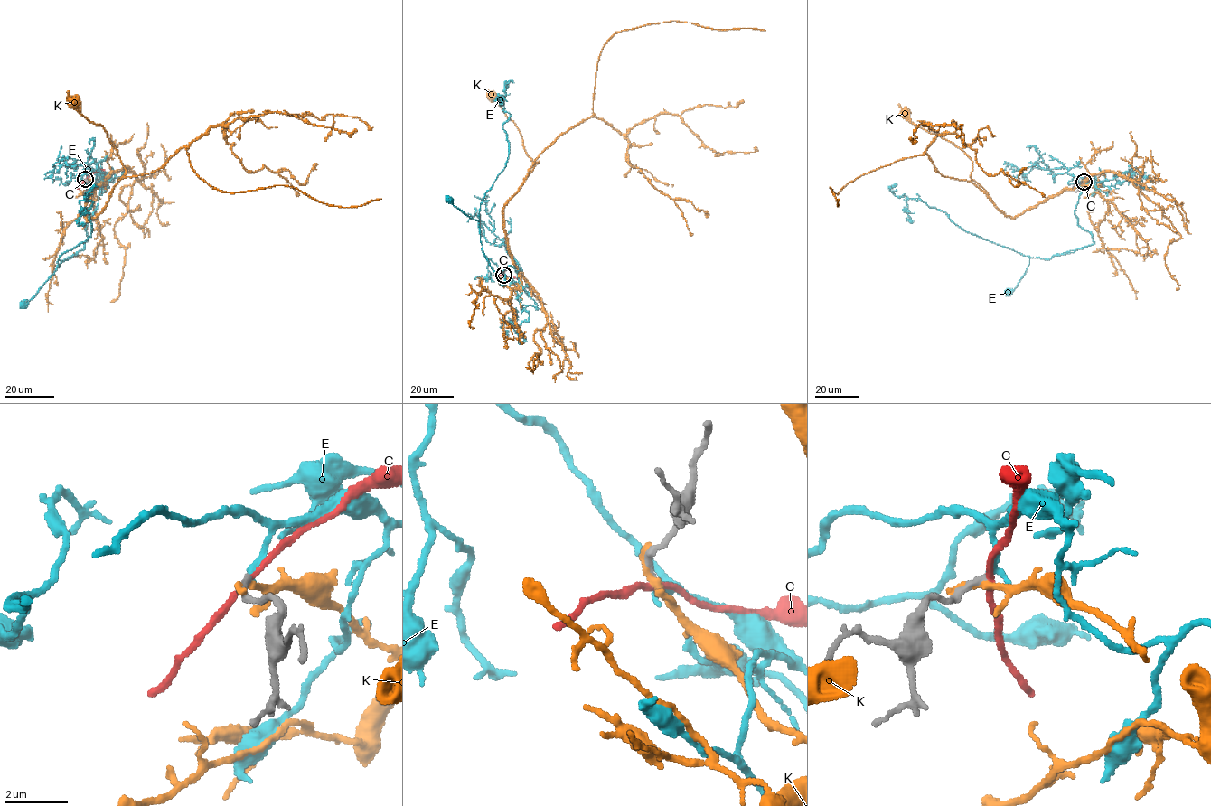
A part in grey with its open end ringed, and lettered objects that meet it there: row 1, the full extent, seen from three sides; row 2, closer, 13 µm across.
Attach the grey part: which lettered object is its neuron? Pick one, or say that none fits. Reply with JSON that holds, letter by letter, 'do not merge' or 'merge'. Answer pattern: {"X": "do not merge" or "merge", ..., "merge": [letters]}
{"C": "do not merge", "E": "merge", "K": "do not merge", "merge": ["E"]}

